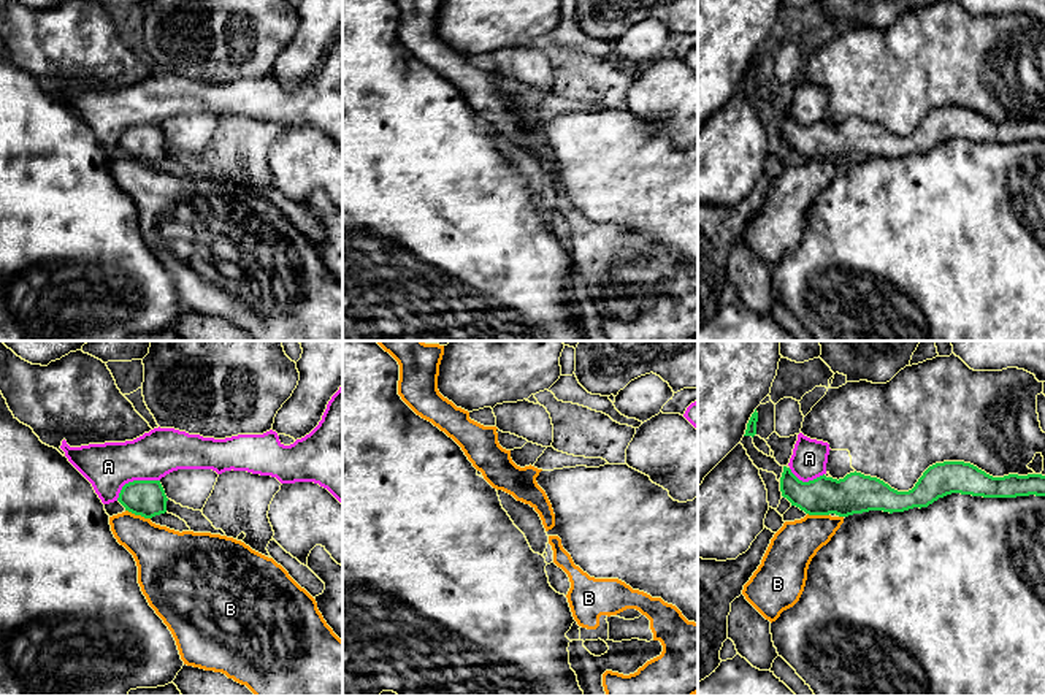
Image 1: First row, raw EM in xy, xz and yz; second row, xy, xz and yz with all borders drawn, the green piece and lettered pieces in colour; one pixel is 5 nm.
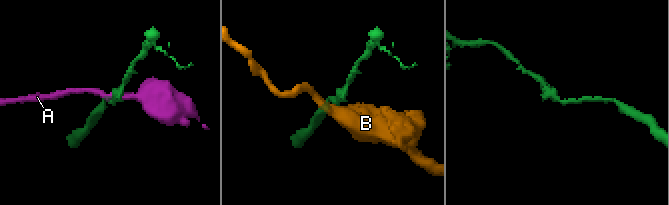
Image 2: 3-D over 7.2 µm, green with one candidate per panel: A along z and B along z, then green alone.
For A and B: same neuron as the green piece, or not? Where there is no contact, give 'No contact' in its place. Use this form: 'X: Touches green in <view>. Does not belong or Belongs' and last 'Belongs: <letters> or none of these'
A: Touches green in xy. Does not belong
B: Touches green in xy. Does not belong
Belongs: none of these

